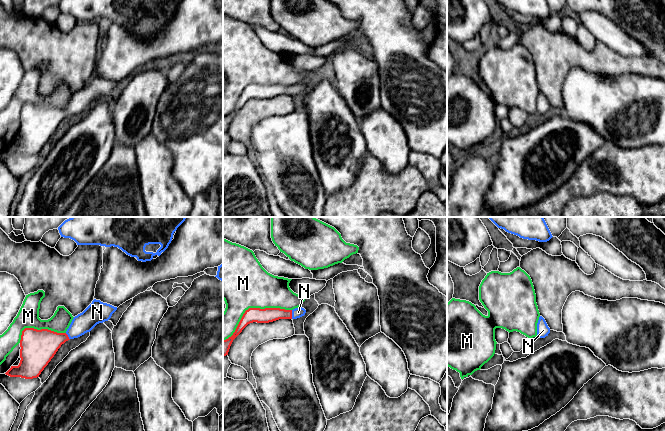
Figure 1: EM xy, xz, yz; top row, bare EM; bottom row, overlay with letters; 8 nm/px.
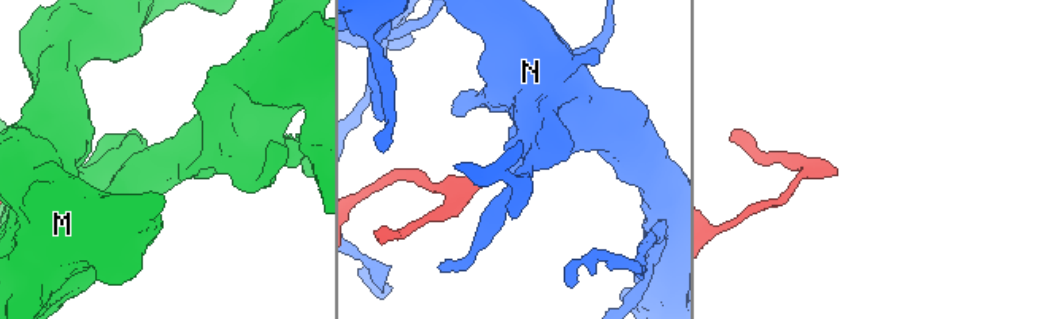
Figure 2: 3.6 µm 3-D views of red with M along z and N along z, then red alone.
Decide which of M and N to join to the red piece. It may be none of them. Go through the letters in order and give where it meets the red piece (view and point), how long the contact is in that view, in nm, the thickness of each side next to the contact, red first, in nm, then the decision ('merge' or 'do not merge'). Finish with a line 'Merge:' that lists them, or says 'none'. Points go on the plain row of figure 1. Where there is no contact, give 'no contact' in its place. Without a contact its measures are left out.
M: meets red in xz at (252, 84); contact 600 nm long; 120 nm thick on the red side, 400 nm on the other; do not merge
N: meets red in xz at (291, 90); contact 70 nm long; 120 nm thick on the red side, 80 nm on the other; merge
Merge: N

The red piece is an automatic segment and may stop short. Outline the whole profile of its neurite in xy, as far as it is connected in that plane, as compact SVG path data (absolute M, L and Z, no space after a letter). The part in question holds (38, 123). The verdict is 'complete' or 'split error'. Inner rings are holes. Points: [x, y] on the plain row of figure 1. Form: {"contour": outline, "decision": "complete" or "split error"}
{"contour": "M94 75L82 89L73 94L65 109L25 104L20 116L20 139L11 142L5 150L25 155L39 153L62 120L90 108L97 100L108 97L116 86L117 83Z", "decision": "split error"}

